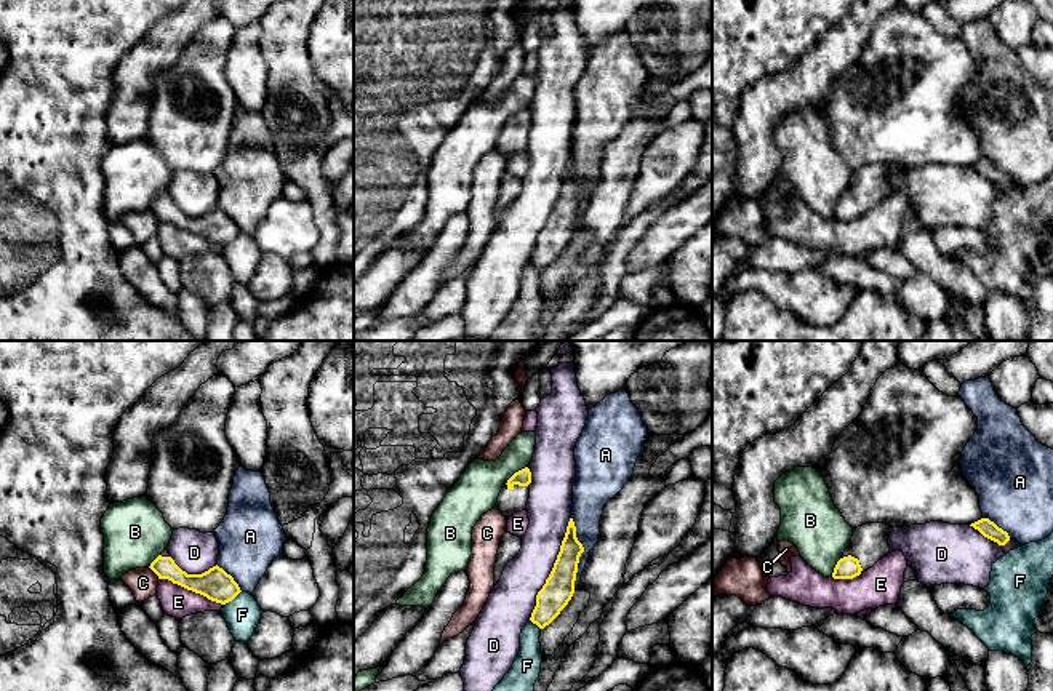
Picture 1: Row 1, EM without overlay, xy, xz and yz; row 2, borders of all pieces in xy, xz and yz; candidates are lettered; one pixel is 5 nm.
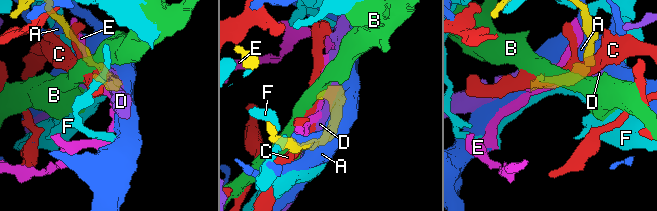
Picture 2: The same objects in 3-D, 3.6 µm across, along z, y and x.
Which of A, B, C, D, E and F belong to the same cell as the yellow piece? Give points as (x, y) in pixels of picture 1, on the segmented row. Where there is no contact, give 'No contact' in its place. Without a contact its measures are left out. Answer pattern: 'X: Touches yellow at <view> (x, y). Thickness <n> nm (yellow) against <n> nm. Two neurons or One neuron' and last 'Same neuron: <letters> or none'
A: Touches yellow at xz (581, 552). Thickness 150 nm (yellow) against 160 nm. Two neurons
B: Touches yellow at xz (516, 472). Thickness 80 nm (yellow) against 220 nm. Two neurons
C: Touches yellow at xy (154, 571). Thickness 110 nm (yellow) against 150 nm. Two neurons
D: Touches yellow at xz (552, 568). Thickness 150 nm (yellow) against 220 nm. Two neurons
E: Touches yellow at xy (191, 589). Thickness 160 nm (yellow) against 160 nm. Two neurons
F: Touches yellow at xy (231, 600). Thickness 160 nm (yellow) against 180 nm. Two neurons
Same neuron: none

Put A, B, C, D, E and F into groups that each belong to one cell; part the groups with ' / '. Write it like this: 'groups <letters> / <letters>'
groups A E / B / C / D / F

